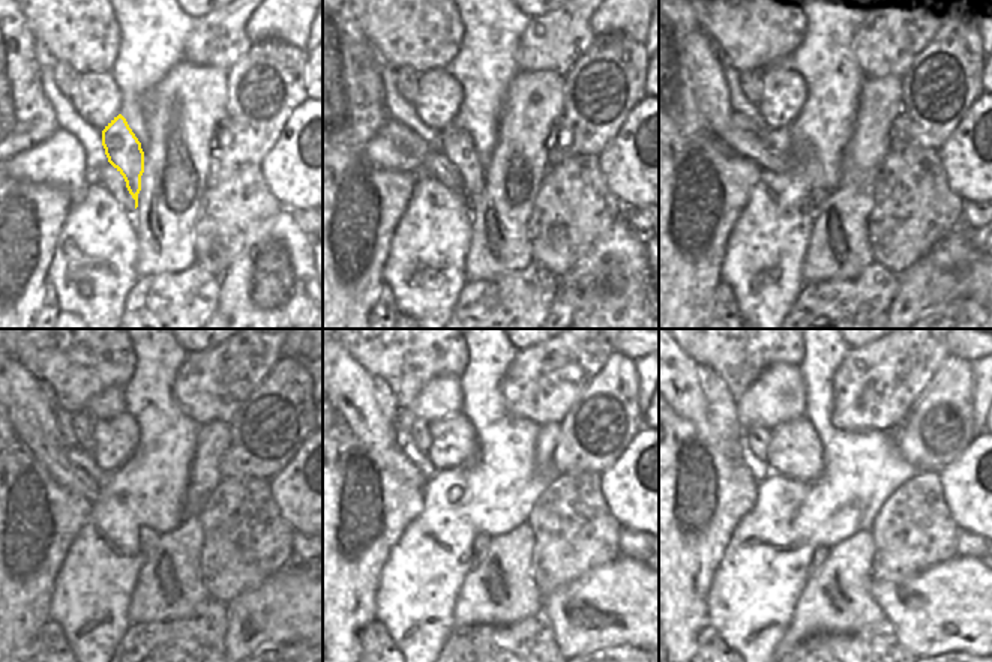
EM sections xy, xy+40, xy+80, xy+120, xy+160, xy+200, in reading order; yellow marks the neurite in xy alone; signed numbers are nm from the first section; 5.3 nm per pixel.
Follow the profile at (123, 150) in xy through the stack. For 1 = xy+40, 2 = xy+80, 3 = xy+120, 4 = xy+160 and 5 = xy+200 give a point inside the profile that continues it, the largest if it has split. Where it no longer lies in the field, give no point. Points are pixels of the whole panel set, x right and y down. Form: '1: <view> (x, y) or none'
1: xy+40 (455, 143)
2: xy+80 (818, 195)
3: xy+120 (147, 538)
4: xy+160 (482, 544)
5: xy+200 (820, 557)

